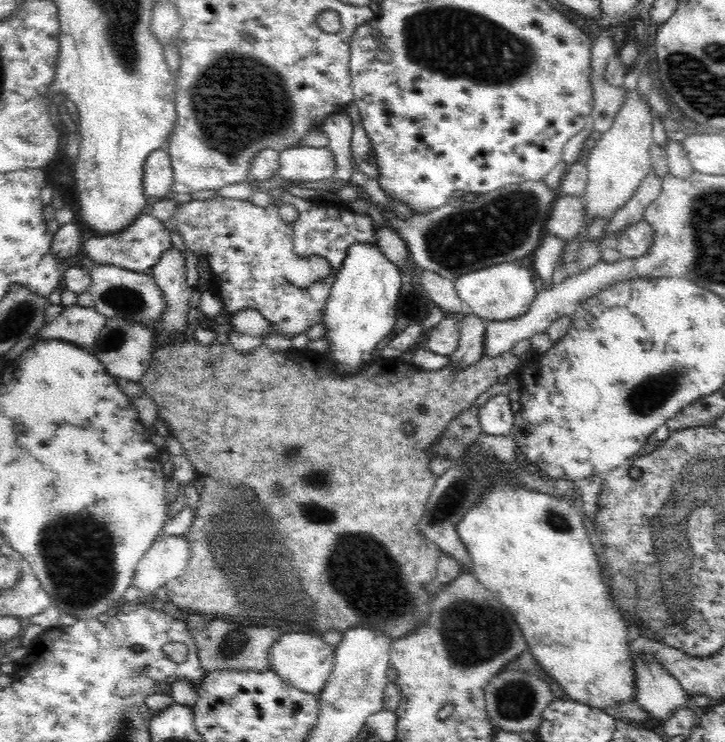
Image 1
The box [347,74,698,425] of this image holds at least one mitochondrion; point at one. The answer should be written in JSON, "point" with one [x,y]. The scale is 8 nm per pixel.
{"point":[467,236]}

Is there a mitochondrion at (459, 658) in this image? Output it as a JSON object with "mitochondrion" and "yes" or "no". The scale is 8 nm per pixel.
{"mitochondrion":"yes"}

